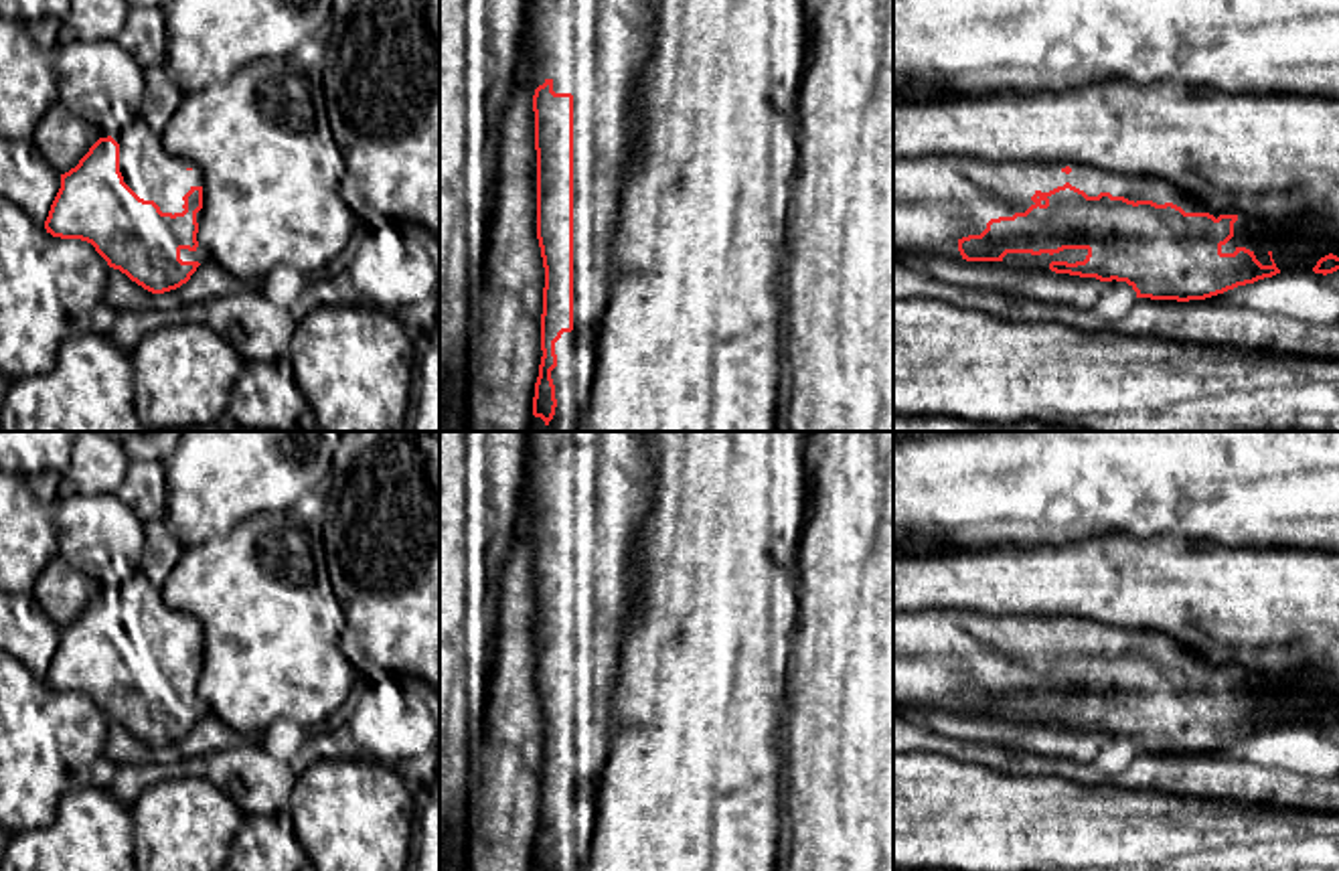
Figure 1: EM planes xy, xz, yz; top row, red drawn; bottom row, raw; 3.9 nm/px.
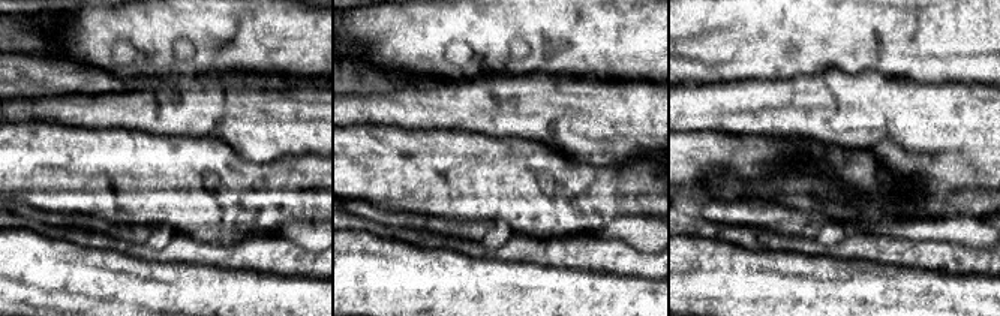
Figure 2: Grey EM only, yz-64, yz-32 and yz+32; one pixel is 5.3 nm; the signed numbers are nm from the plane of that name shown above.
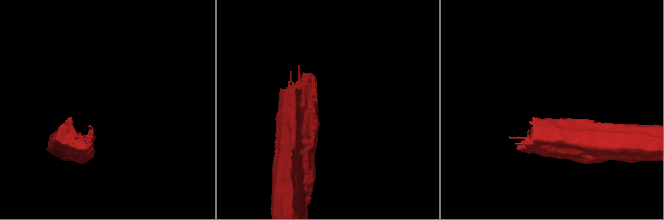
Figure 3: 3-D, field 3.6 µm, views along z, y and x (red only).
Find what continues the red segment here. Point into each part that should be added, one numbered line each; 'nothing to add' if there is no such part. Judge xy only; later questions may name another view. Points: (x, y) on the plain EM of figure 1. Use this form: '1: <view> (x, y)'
1: xy (154, 628)

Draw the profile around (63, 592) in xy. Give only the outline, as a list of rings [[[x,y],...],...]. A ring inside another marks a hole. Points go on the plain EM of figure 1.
[[[57,555],[34,581],[32,596],[47,616],[59,628],[65,628],[79,618],[101,589],[97,579],[81,573]]]

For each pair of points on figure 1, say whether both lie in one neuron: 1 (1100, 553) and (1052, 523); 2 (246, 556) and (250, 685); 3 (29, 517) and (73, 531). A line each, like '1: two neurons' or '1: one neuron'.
1: two neurons
2: one neuron
3: two neurons

